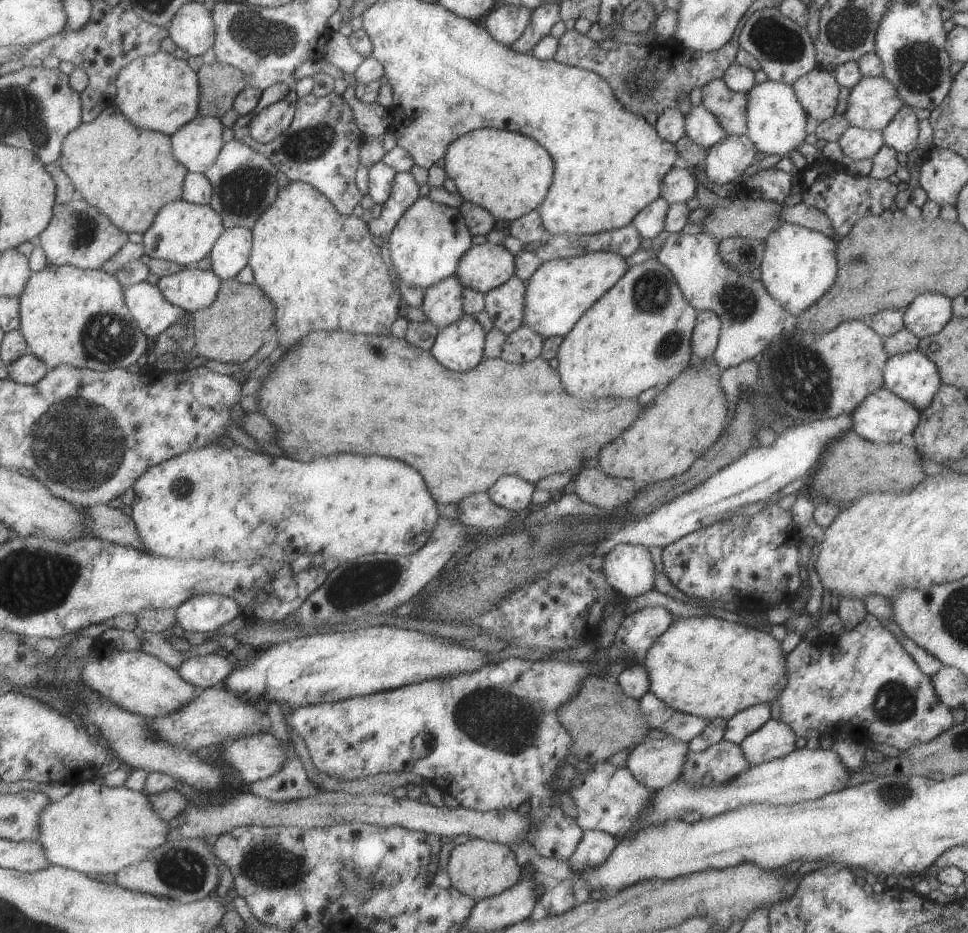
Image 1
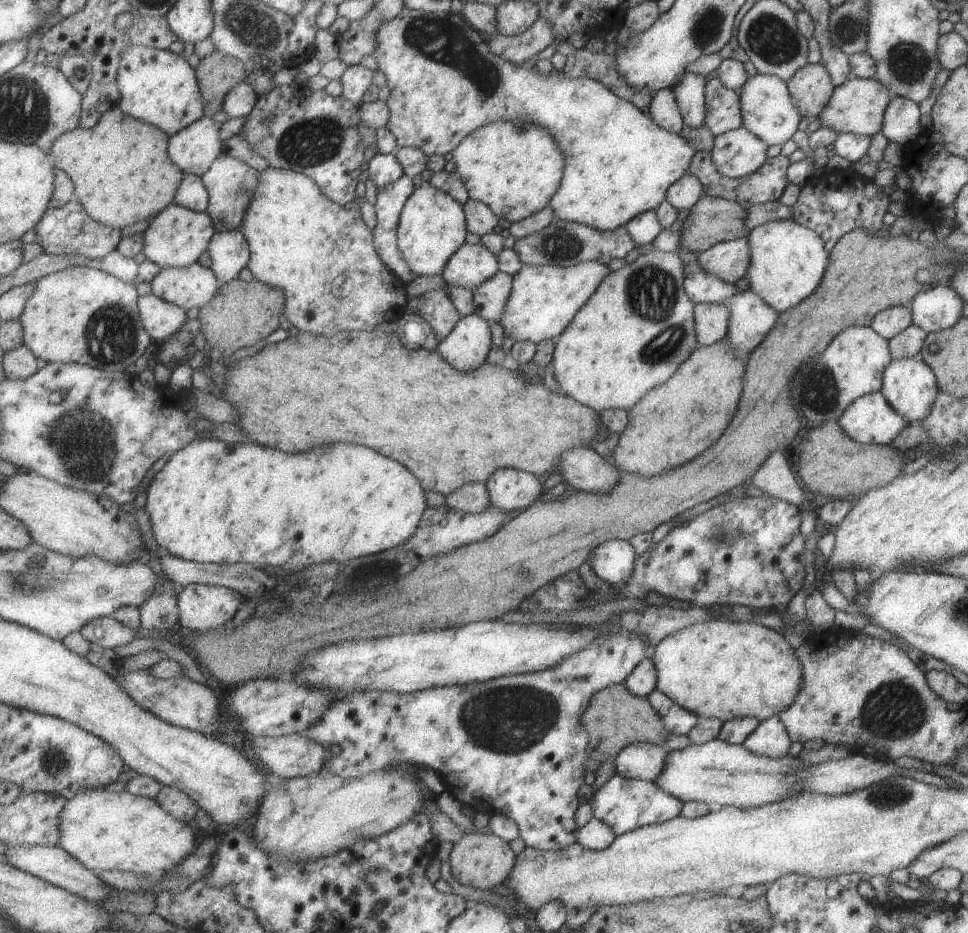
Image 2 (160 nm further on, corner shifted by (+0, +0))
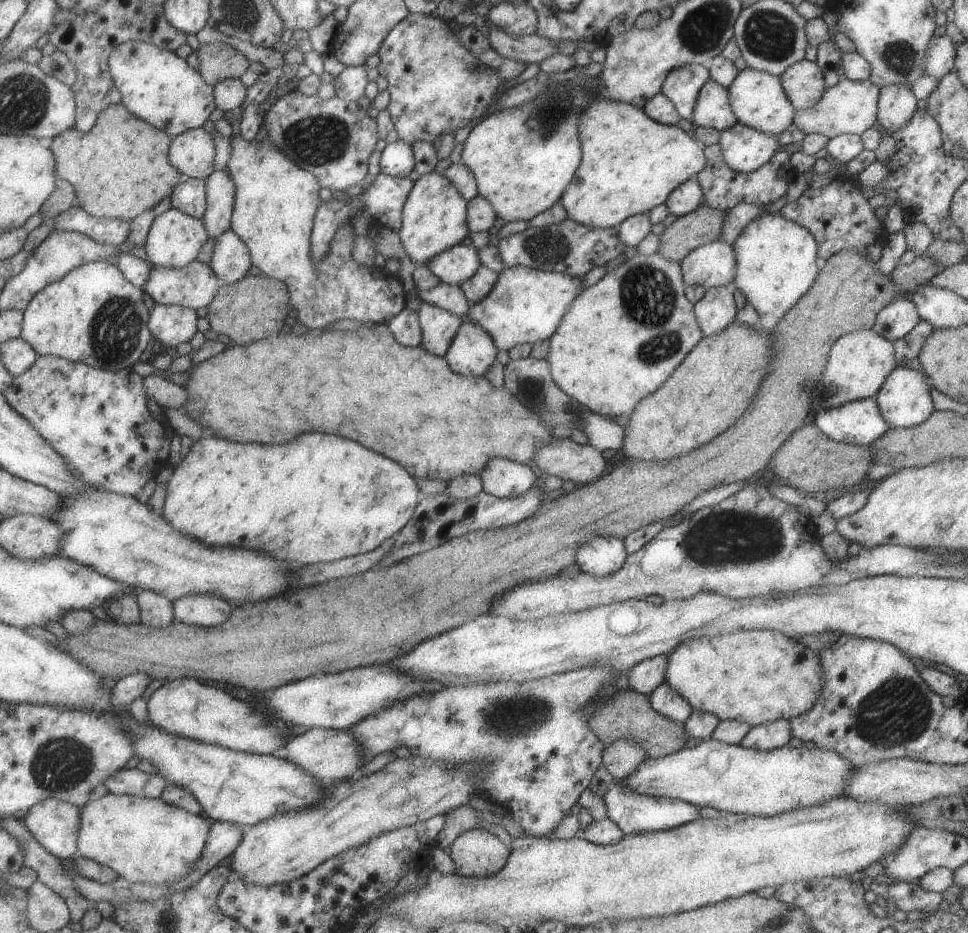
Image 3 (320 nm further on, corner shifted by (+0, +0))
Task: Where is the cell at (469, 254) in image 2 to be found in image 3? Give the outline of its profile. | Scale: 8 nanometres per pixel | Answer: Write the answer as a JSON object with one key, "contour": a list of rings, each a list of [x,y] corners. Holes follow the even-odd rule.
{"contour":[[[457,244],[433,258],[429,262],[433,274],[439,279],[440,283],[459,286],[467,278],[471,278],[481,266],[480,255],[472,246]]]}

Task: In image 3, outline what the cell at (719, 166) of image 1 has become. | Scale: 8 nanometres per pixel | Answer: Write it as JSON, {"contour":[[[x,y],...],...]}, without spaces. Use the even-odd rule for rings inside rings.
{"contour":[[[737,122],[719,131],[719,153],[733,172],[745,174],[757,170],[780,149],[778,138],[757,132]]]}

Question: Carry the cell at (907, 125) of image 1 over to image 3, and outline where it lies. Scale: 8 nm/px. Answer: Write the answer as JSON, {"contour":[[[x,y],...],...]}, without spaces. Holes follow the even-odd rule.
{"contour":[[[883,86],[877,100],[877,123],[891,134],[901,130],[917,110],[917,100],[907,86]]]}

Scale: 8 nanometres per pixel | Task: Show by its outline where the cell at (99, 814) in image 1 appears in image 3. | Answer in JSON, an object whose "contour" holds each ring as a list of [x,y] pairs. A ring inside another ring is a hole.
{"contour":[[[109,793],[81,806],[77,856],[109,866],[133,883],[173,884],[201,860],[211,820],[171,806],[162,799]]]}

